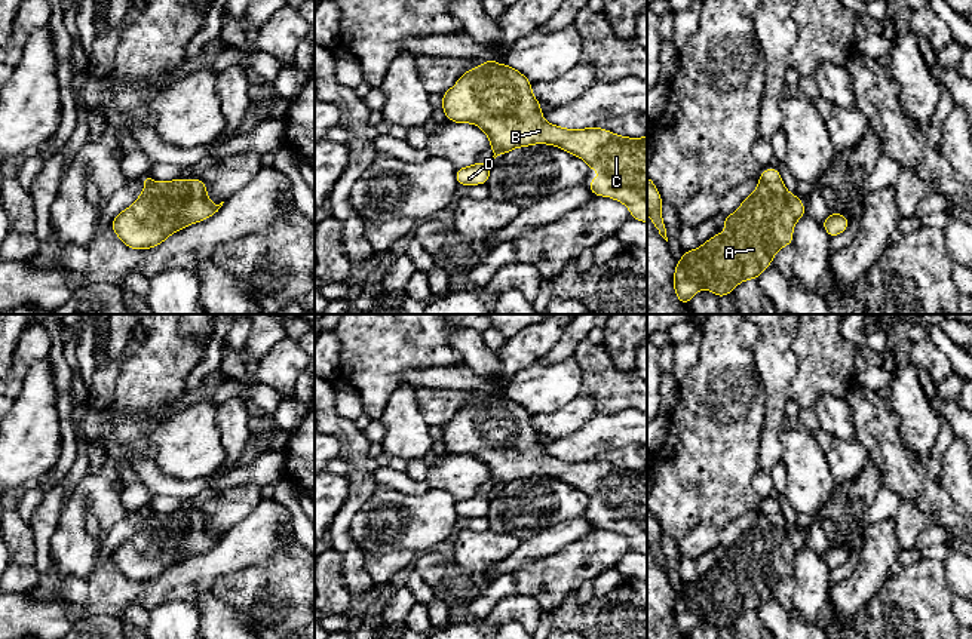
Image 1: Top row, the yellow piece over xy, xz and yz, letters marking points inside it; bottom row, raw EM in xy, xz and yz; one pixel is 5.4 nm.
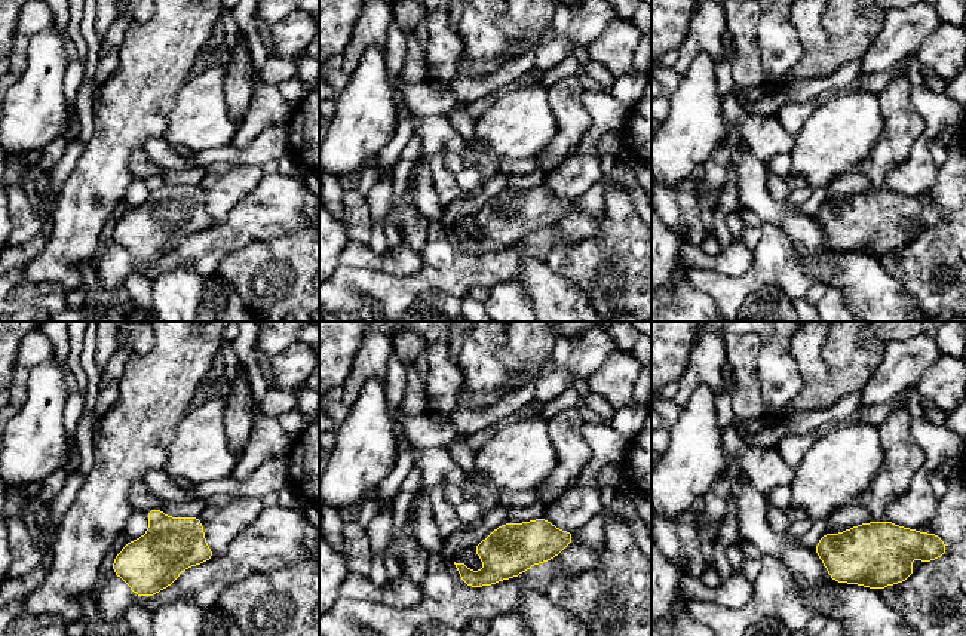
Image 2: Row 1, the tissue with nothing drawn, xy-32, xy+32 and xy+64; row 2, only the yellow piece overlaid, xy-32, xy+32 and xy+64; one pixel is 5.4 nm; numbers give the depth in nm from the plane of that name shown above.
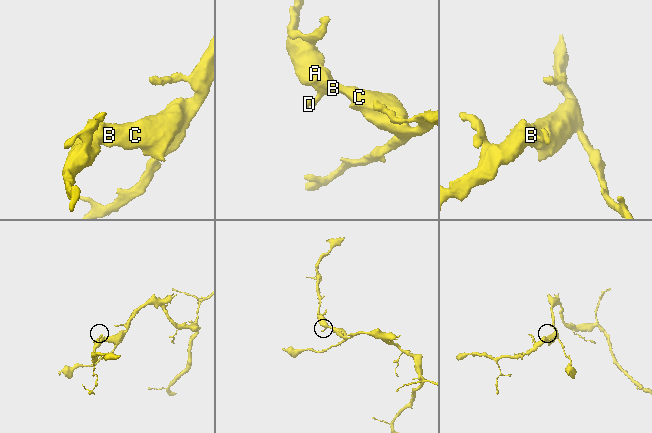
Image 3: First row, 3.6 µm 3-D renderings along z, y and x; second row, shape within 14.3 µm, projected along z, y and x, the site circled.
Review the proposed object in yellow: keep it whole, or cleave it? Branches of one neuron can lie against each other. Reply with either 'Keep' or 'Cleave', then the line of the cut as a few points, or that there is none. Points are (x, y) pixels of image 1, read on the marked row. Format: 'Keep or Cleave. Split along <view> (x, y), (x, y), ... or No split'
Keep. No split

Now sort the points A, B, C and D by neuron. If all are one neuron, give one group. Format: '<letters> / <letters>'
A B C D

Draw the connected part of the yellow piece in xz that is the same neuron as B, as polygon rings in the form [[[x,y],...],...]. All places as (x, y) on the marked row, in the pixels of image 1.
[[[490,58],[481,67],[466,71],[460,80],[442,95],[442,111],[450,122],[478,125],[490,138],[494,153],[493,160],[516,147],[531,144],[551,144],[583,159],[592,170],[601,172],[601,178],[591,179],[588,188],[600,197],[608,196],[625,203],[634,219],[647,222],[647,136],[623,138],[598,126],[589,129],[562,129],[548,123],[540,117],[543,111],[540,102],[531,93],[530,80],[515,68],[497,64]]]

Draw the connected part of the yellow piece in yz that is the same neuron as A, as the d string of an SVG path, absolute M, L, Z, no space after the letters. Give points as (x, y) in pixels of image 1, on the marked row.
M767 168L758 178L758 187L729 216L724 216L726 233L717 233L694 251L684 251L675 265L674 291L681 304L689 304L699 289L709 289L718 298L730 295L738 283L757 279L770 264L775 254L792 245L792 228L806 213L798 196L789 194L776 168Z

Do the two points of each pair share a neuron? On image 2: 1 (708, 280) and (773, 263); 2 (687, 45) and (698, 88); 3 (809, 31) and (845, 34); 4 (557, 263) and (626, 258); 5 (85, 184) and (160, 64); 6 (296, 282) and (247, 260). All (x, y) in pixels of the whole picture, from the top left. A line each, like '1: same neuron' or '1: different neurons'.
1: same neuron
2: different neurons
3: different neurons
4: same neuron
5: same neuron
6: same neuron

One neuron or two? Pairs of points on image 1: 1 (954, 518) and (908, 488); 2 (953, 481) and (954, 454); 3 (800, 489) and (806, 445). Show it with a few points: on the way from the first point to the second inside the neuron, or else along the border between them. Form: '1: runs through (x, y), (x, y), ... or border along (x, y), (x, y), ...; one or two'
1: runs through (943, 509), (920, 489); one
2: runs through (954, 475), (954, 460); one
3: runs through (805, 479), (805, 455); one

